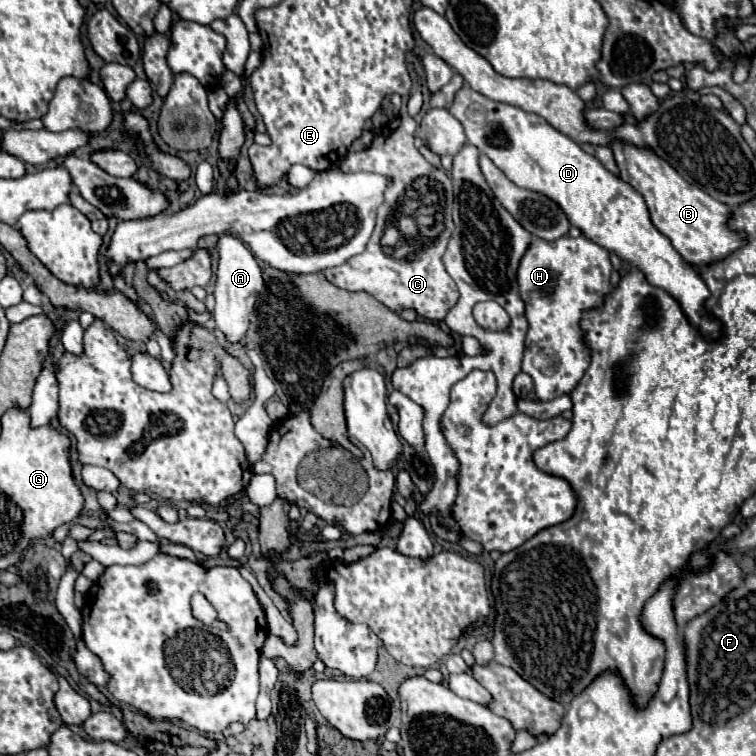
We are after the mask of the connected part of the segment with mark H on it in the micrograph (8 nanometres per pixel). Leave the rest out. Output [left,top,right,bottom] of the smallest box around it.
[517,235,611,401]

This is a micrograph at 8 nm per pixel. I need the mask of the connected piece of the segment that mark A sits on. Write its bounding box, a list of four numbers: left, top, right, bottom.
[213,233,265,343]

